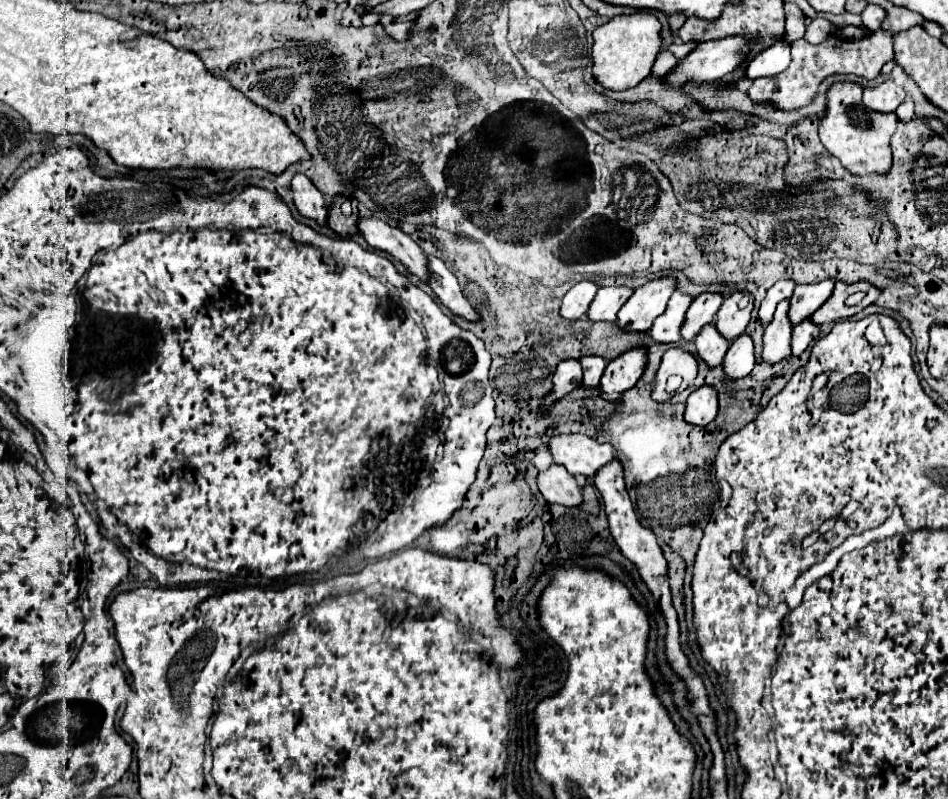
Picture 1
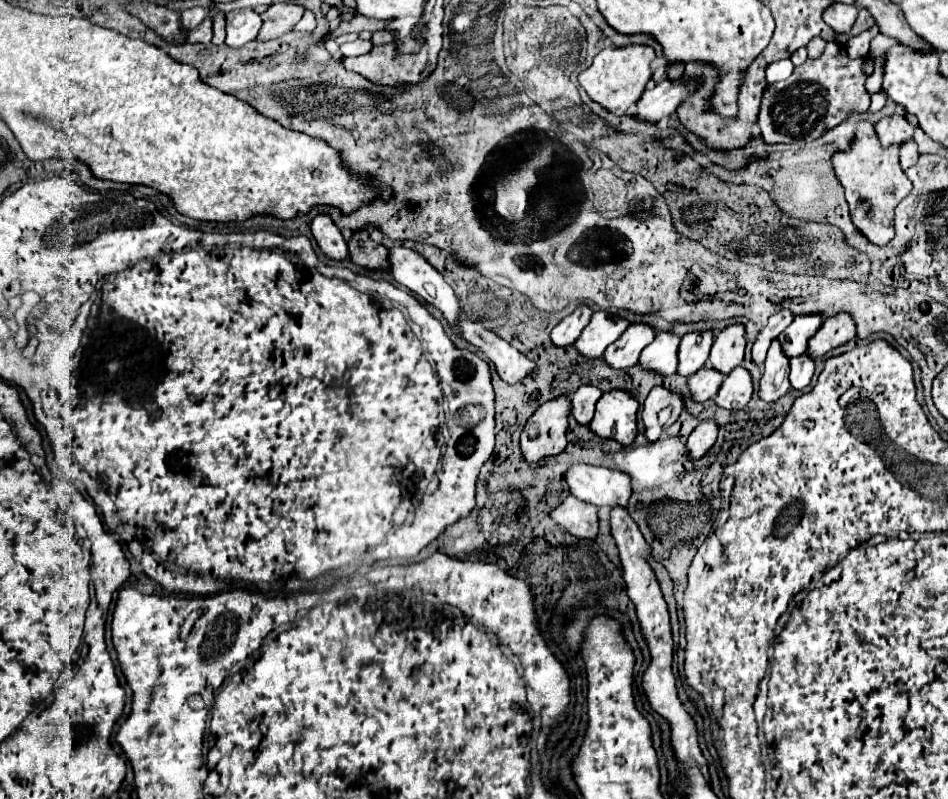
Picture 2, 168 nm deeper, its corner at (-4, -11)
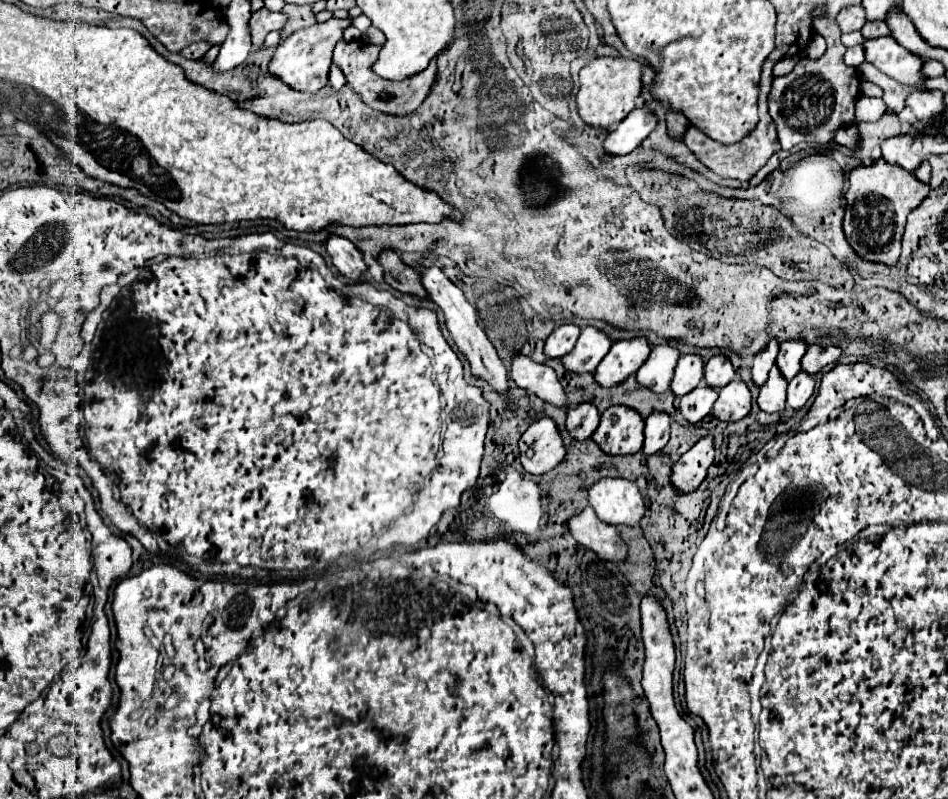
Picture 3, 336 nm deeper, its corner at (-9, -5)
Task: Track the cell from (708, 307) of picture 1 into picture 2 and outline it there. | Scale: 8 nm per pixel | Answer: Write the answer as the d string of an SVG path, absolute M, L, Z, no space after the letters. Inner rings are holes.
M690 332L682 338L678 348L678 370L680 376L692 376L706 366L712 348L712 332Z

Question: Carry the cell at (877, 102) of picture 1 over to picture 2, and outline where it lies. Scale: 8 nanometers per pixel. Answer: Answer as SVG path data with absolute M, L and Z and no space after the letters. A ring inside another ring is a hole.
M892 116L892 118L882 118L876 124L876 134L878 140L884 148L896 144L900 146L902 142L910 140L914 136L914 126L908 116Z

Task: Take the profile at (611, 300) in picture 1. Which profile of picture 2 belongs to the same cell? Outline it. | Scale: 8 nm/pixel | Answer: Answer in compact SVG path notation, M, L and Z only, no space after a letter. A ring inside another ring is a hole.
M594 312L590 324L582 330L580 338L574 342L574 348L588 360L600 358L604 350L628 328L628 322L622 318L610 318L606 312Z

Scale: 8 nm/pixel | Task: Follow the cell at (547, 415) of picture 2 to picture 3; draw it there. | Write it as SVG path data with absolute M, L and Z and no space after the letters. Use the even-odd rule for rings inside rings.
M537 418L519 440L521 464L529 474L553 470L565 456L565 444L553 418Z

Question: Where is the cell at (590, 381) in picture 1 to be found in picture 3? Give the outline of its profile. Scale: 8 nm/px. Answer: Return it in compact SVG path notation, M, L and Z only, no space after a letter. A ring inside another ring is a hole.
M581 402L567 412L567 430L575 440L589 438L599 426L599 412L593 402Z

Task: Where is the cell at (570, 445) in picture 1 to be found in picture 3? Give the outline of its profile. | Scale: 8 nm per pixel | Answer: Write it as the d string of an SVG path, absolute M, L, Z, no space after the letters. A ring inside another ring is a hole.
M601 478L589 486L589 504L603 522L637 526L645 502L639 488L627 478Z

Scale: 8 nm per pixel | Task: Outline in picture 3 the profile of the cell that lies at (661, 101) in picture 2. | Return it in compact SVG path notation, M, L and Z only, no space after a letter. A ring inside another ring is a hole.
M643 104L635 110L631 110L617 130L613 130L605 140L605 150L609 154L627 154L633 148L637 148L655 128L657 116Z

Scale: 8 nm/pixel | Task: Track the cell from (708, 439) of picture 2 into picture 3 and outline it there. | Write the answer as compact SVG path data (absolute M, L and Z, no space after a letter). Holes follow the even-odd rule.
M707 434L707 436L699 438L697 444L693 448L689 448L673 464L673 476L671 476L673 486L681 492L695 490L703 482L707 468L713 464L713 452L715 452L713 436Z

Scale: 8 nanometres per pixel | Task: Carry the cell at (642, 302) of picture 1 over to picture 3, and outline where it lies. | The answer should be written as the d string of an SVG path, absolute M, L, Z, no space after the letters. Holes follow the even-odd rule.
M635 336L627 340L617 340L609 354L601 360L601 366L595 370L595 378L601 386L609 388L623 382L627 376L635 374L641 364L649 358L651 346L645 336Z

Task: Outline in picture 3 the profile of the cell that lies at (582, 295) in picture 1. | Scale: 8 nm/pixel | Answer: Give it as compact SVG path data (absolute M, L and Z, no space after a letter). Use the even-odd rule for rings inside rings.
M561 324L553 330L553 334L545 342L545 354L549 358L561 358L573 350L581 328L575 324Z

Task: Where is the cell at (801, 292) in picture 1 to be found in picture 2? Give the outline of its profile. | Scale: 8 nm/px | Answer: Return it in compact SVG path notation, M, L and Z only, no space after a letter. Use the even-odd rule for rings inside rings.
M796 316L794 322L778 336L780 346L784 348L784 356L794 358L806 352L810 336L820 328L820 316Z

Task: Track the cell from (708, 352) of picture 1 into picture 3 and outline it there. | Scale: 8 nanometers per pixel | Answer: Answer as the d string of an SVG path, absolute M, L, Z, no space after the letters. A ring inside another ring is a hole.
M697 386L679 400L681 402L679 408L685 420L697 424L711 412L715 400L717 400L717 390L713 390L711 386Z

